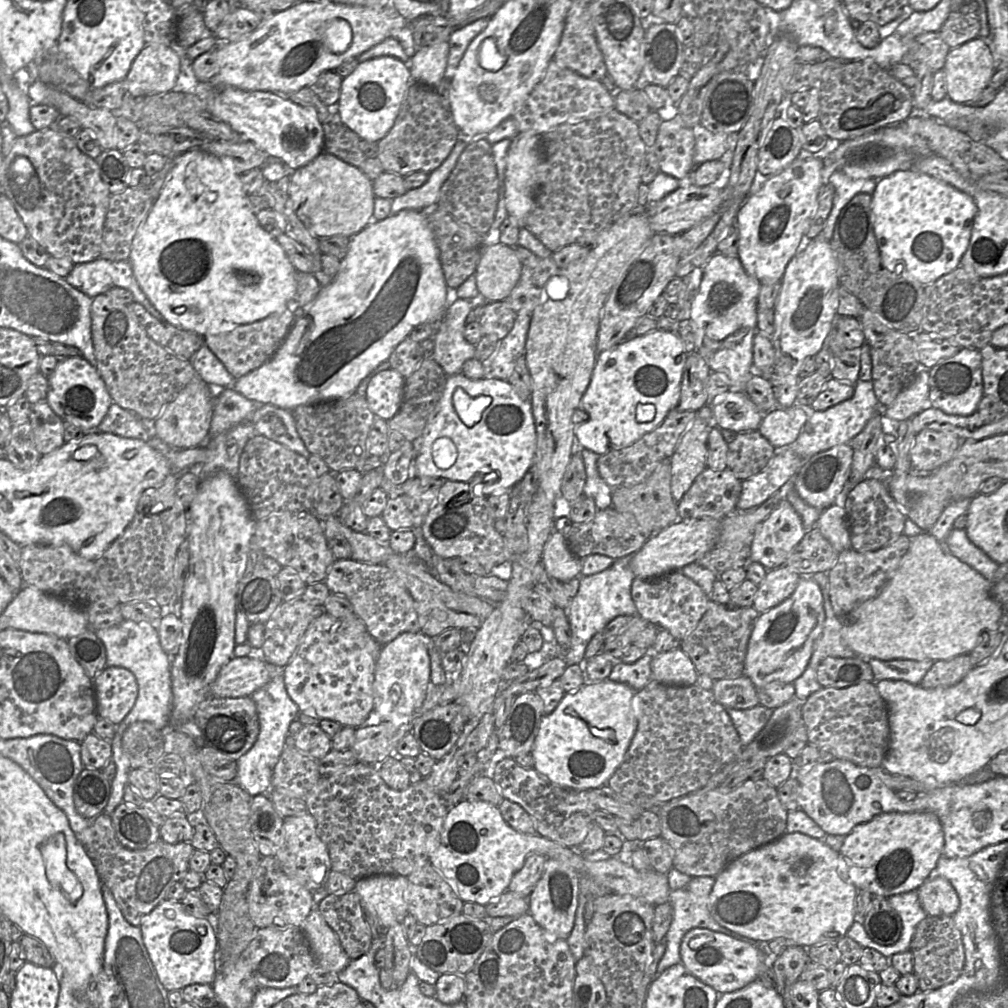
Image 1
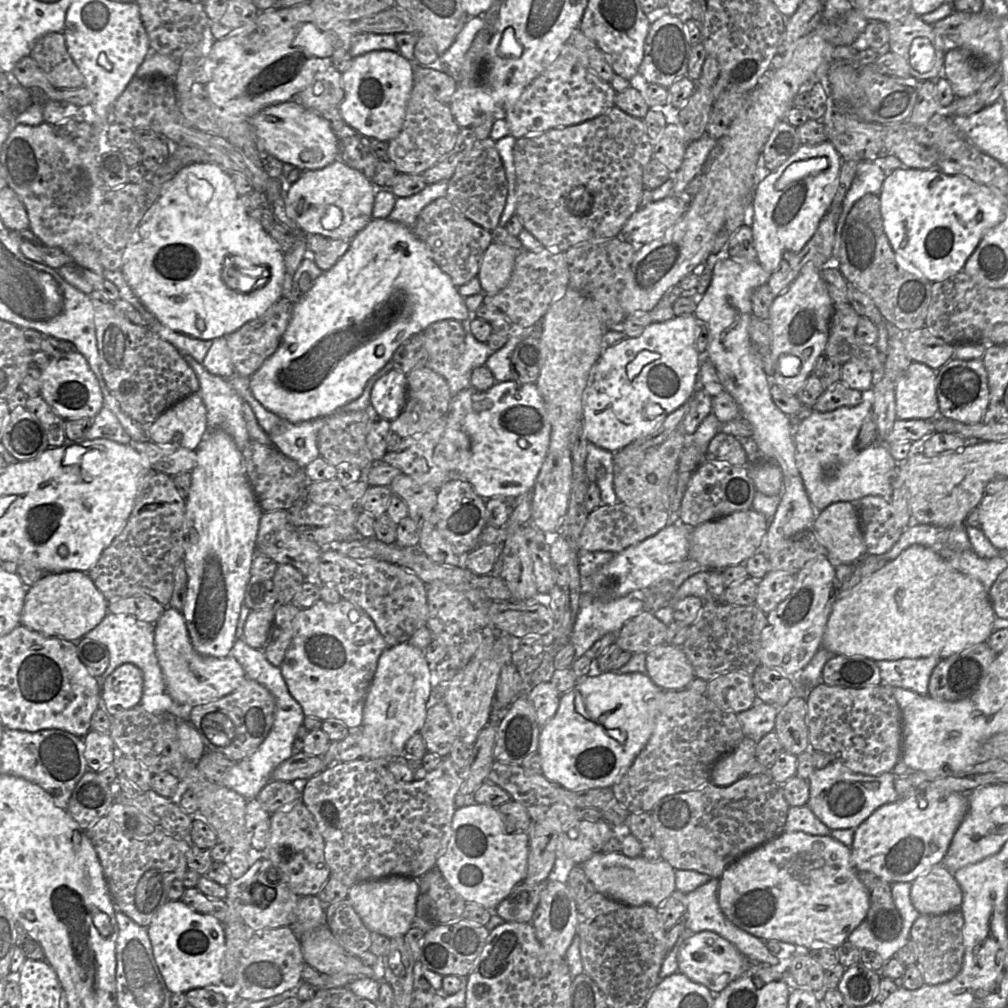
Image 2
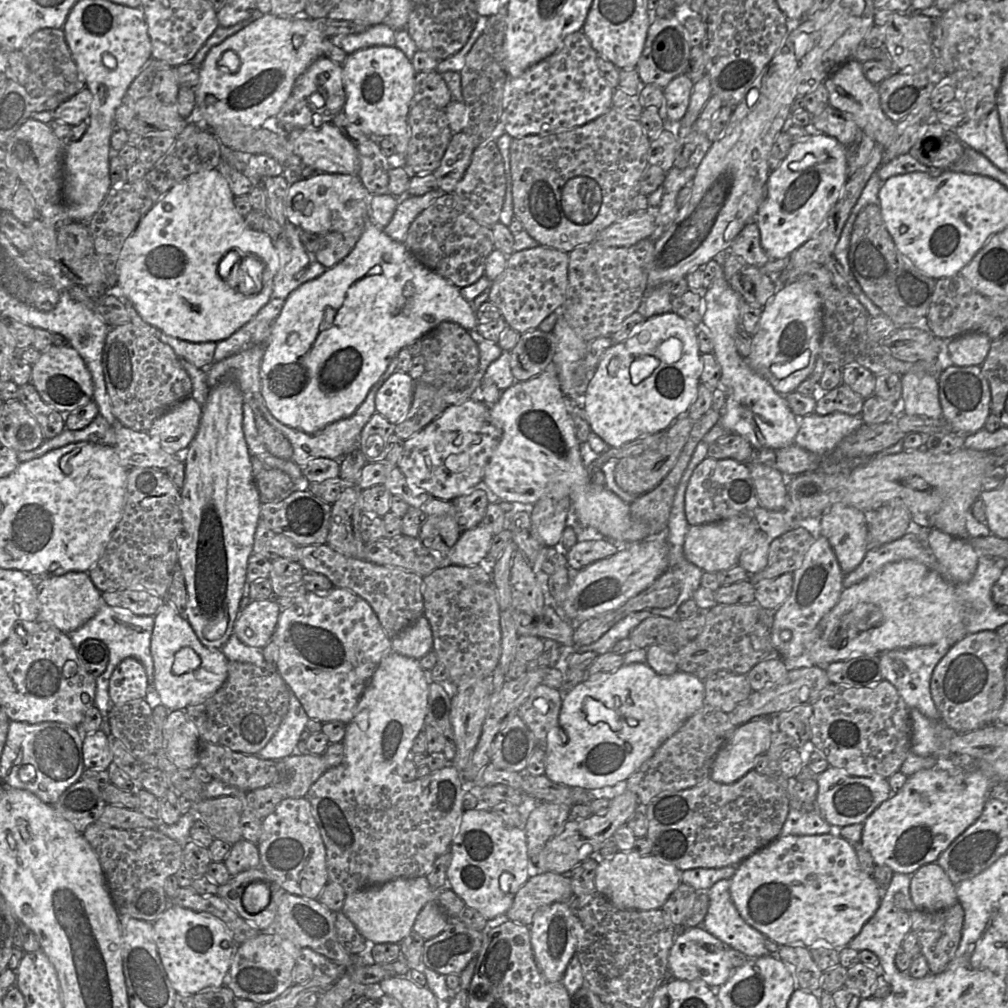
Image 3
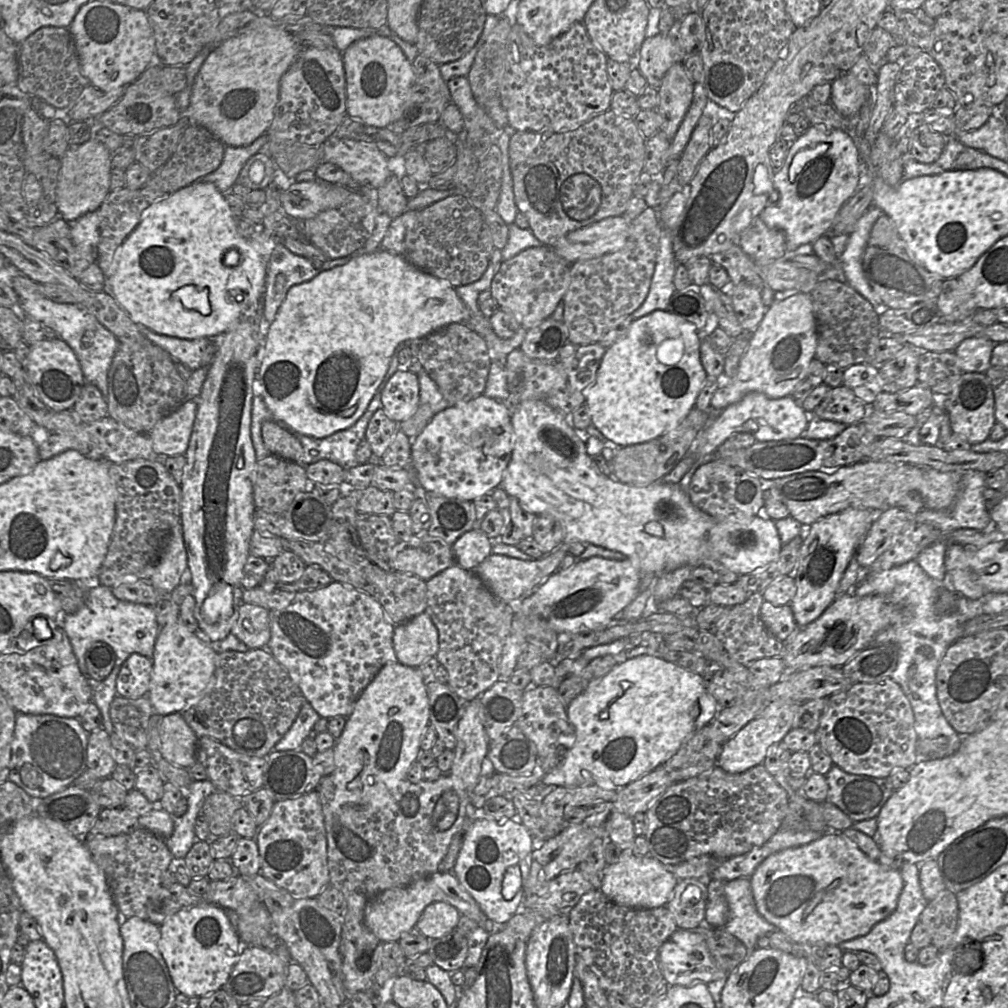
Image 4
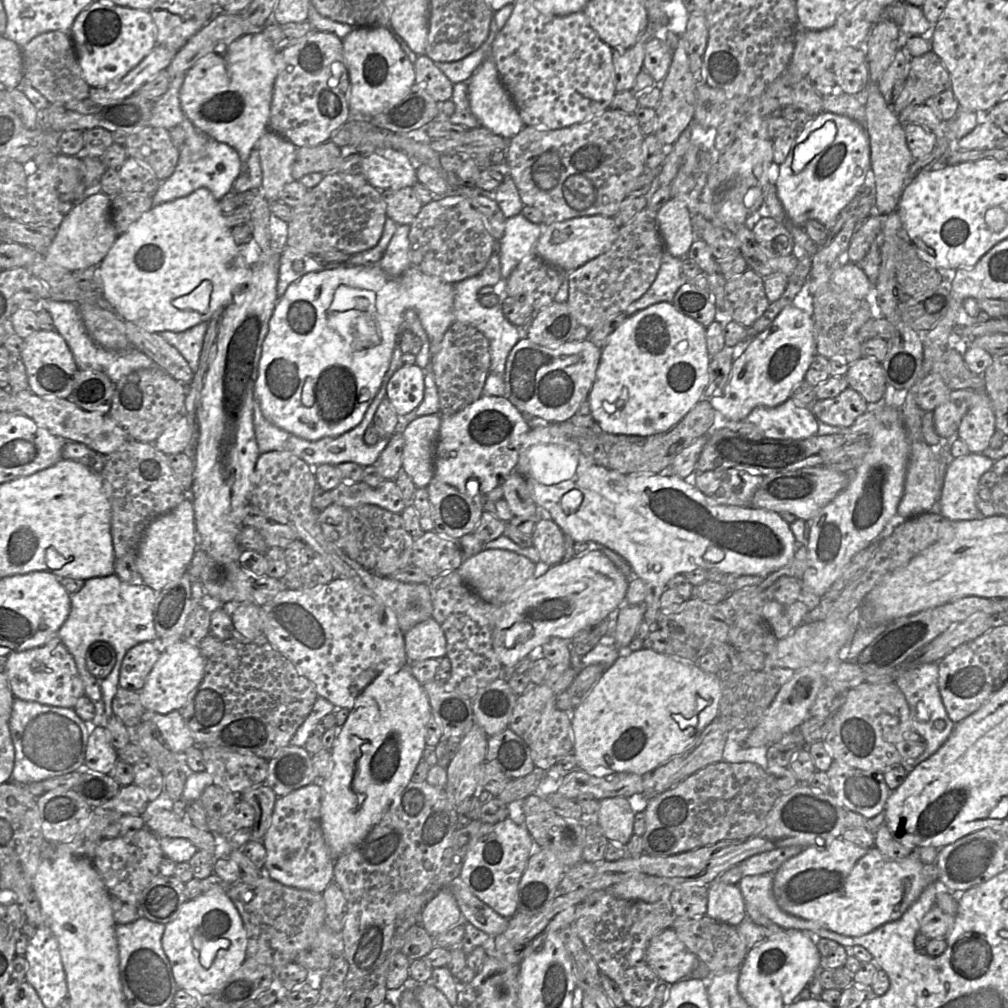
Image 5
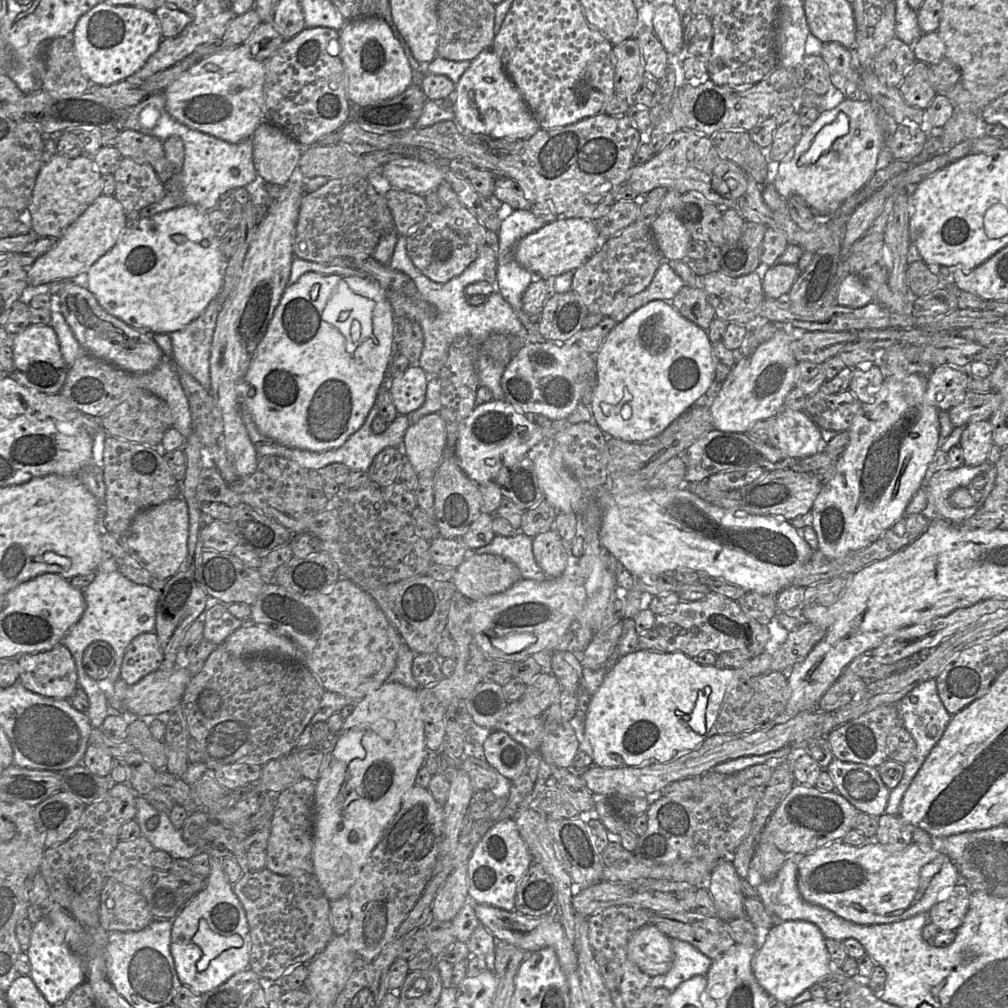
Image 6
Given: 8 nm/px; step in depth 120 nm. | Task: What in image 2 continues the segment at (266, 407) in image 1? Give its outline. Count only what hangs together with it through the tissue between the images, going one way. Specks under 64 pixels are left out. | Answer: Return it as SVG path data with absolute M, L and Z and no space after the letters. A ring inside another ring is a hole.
M234 375L227 381L244 400L243 416L251 440L255 440L266 446L276 447L280 452L296 461L302 467L306 467L310 462L320 457L317 437L319 430L324 424L325 418L316 418L300 423L292 423L266 409L253 396L250 389L250 377Z

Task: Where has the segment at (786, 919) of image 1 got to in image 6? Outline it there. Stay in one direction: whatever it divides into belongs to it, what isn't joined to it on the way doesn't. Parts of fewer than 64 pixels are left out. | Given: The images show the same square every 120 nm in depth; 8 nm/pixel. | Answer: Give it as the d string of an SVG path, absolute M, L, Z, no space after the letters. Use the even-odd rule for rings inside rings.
M841 840L804 855L798 864L797 886L802 897L822 906L839 917L860 925L880 925L899 922L927 912L942 896L961 881L951 859L929 845L912 842L905 849L891 851L869 840L863 846L850 846Z

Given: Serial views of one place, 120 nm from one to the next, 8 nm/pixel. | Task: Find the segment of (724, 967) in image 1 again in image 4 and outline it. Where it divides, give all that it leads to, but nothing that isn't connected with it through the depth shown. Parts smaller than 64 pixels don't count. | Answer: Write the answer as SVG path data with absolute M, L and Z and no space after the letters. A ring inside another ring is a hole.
M677 929L660 947L658 964L663 979L668 985L707 984L715 980L725 980L727 977L718 970L705 940L694 930Z

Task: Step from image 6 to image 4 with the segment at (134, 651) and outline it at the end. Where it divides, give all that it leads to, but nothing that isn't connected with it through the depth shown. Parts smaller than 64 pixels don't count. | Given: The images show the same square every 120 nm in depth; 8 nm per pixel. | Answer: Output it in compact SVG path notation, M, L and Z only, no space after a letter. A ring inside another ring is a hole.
M138 653L131 654L117 675L115 686L117 695L130 699L147 696L152 665L152 659Z

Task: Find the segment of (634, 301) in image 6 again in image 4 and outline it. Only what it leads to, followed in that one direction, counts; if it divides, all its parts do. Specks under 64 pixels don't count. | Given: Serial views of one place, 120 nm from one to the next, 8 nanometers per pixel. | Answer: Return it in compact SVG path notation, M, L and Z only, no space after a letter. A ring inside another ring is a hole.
M663 227L648 295L642 305L629 315L629 318L635 320L655 310L667 311L670 299L676 292L673 280L677 266L678 262L673 252L672 231Z

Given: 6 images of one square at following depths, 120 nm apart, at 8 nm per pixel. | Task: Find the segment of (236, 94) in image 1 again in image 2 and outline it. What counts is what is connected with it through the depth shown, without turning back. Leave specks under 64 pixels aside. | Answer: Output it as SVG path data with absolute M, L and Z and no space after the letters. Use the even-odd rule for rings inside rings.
M296 99L263 109L251 118L251 124L256 131L260 152L268 152L281 162L300 170L322 169L339 159L338 140L329 122Z

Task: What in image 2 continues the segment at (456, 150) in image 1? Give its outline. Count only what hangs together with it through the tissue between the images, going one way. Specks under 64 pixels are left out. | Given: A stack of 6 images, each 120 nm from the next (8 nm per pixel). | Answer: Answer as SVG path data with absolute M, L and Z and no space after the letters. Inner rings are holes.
M441 180L427 185L420 192L409 196L396 198L394 208L387 219L407 227L413 227L420 212L434 200L445 197L449 180Z

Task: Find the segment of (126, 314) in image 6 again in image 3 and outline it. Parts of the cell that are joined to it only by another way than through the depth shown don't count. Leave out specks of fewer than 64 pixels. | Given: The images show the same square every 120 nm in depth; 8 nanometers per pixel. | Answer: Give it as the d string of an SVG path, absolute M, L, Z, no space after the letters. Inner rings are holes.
M218 169L194 173L163 195L126 239L120 252L117 284L145 322L186 341L218 343L248 323L267 304L279 269L279 256L273 240L266 233L247 226L233 199L229 183ZM233 255L256 257L264 264L259 291L248 294L238 290L241 284L249 283L253 287L253 279L254 286L256 282L254 271L252 278L247 274L249 269L243 269L241 265L230 265L234 268L229 270L225 279L220 276L220 261Z

